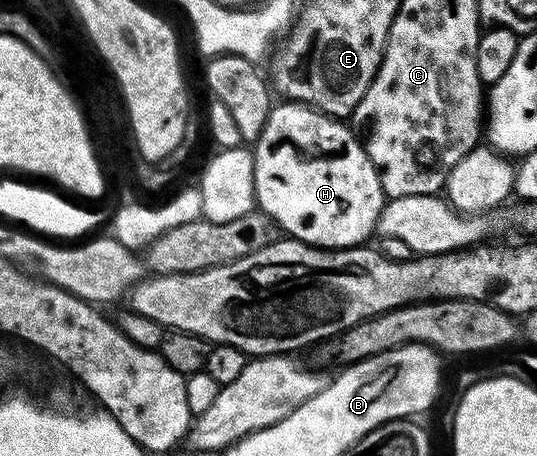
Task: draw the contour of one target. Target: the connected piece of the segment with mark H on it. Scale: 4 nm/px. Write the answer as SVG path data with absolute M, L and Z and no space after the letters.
M285 100L273 104L262 135L254 142L254 185L256 205L269 222L281 225L289 238L304 241L318 249L355 249L376 233L385 196L378 171L370 163L361 138L347 129L343 120L330 117L310 105Z

